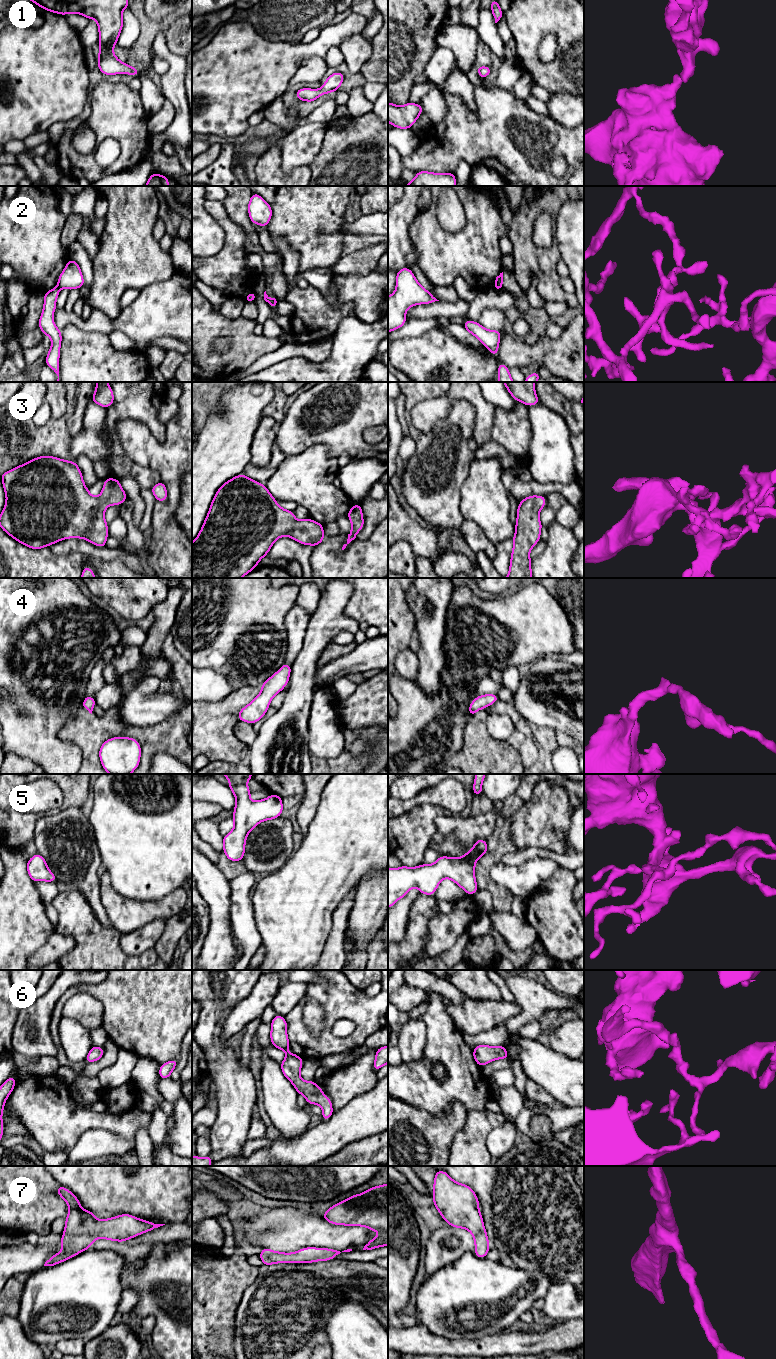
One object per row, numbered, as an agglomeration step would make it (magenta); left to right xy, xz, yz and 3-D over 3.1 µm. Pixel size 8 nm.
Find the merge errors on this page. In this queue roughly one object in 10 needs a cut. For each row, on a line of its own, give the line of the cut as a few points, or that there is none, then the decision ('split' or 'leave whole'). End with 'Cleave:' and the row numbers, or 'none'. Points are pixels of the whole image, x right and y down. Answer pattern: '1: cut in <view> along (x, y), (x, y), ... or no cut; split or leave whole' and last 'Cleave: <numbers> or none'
1: no cut; leave whole
2: cut in xy along (57, 285), (59, 288); split
3: no cut; leave whole
4: no cut; leave whole
5: no cut; leave whole
6: no cut; leave whole
7: no cut; leave whole
Cleave: 2

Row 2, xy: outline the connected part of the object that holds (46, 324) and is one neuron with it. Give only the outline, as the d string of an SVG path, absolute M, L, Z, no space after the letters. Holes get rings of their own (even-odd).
M56 286L44 293L43 311L38 322L38 326L43 334L49 336L52 340L45 363L57 374L58 379L56 382L59 382L59 356L62 335L61 330L56 327L53 321L53 313L57 309L56 299L59 292L60 288Z

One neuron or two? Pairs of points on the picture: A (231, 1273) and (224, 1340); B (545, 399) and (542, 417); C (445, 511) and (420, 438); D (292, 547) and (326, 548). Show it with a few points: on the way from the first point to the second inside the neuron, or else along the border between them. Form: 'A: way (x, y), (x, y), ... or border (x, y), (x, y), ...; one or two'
A: way (224, 1290), (224, 1323); one
B: border (540, 403), (559, 413), (564, 418); two
C: way (438, 493), (435, 456); one
D: border (314, 547), (310, 557), (311, 567); two

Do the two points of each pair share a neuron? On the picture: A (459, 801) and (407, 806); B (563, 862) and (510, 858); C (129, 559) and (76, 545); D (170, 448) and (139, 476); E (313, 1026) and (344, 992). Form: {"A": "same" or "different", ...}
{"A": "same", "B": "same", "C": "same", "D": "different", "E": "different"}

